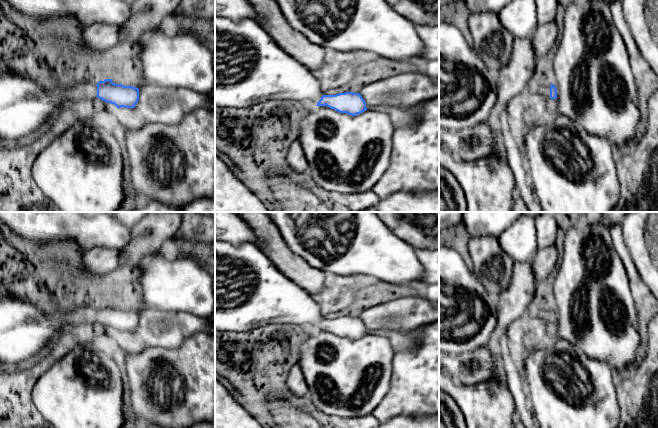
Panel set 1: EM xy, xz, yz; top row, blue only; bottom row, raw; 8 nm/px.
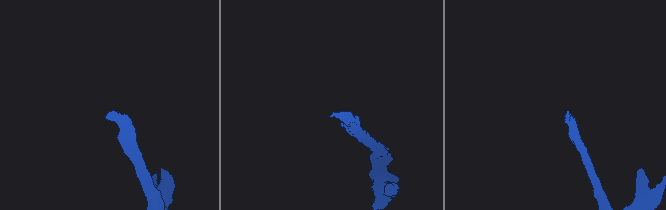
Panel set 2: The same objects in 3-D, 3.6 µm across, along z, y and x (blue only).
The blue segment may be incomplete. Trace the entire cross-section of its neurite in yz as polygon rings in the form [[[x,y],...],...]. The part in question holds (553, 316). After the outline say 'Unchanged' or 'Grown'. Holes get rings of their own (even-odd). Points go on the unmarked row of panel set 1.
[[[536,302],[529,306],[527,312],[532,317],[537,317],[537,318],[542,319],[545,323],[546,322],[556,323],[557,322],[556,311],[550,306]]]. Grown

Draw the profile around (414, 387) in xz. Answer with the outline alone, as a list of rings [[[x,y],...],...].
[[[439,320],[420,330],[414,348],[394,355],[390,389],[371,414],[384,422],[396,416],[435,413],[439,413]]]

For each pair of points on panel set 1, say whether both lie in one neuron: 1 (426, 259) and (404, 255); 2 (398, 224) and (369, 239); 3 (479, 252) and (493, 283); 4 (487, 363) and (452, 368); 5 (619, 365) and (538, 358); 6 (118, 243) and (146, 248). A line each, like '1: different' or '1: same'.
1: different
2: different
3: same
4: same
5: different
6: different

